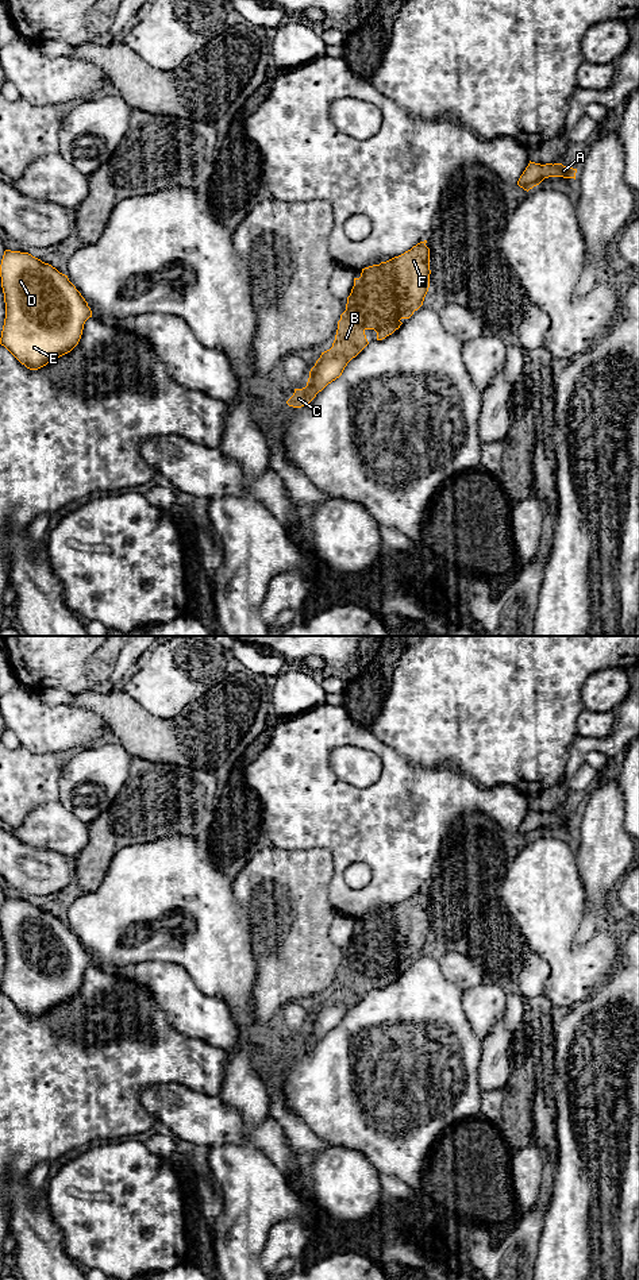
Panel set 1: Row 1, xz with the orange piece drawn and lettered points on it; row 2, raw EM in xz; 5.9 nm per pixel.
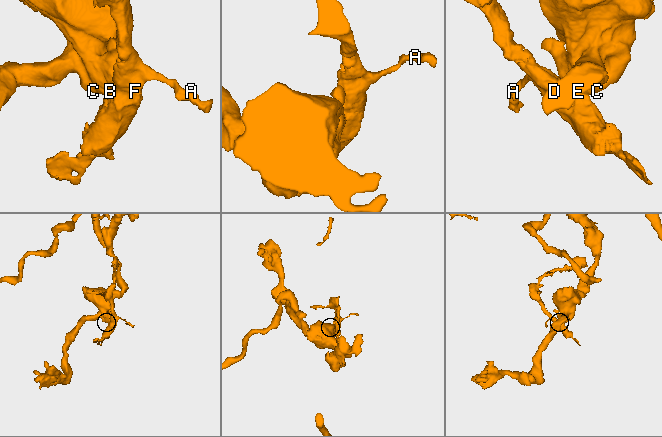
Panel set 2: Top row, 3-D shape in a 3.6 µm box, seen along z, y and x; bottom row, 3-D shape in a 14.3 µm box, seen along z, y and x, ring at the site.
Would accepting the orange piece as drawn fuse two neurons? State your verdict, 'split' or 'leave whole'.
split

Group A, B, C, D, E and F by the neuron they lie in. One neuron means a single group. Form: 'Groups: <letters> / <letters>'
Groups: A B F / C D E

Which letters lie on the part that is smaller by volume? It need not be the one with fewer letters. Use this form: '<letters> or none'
A, B, F

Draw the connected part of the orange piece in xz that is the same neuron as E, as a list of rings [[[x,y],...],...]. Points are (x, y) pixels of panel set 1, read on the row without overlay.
[[[5,898],[0,925],[5,951],[0,992],[22,1013],[38,1018],[78,992],[92,959],[68,924],[28,901]]]

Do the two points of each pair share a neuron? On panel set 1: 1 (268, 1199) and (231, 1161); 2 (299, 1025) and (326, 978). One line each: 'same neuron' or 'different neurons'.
1: same neuron
2: different neurons

